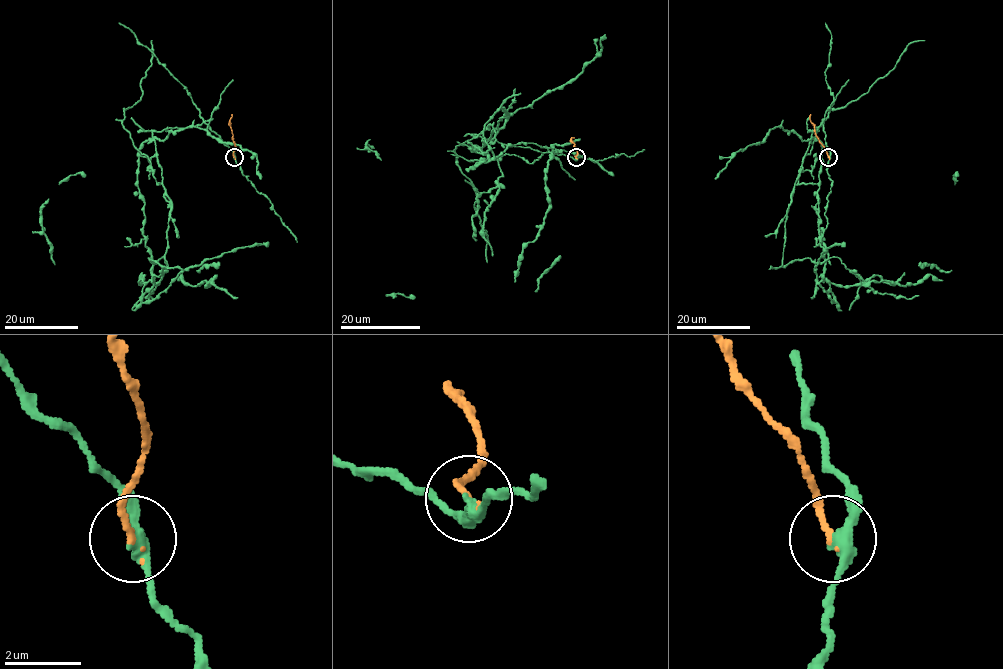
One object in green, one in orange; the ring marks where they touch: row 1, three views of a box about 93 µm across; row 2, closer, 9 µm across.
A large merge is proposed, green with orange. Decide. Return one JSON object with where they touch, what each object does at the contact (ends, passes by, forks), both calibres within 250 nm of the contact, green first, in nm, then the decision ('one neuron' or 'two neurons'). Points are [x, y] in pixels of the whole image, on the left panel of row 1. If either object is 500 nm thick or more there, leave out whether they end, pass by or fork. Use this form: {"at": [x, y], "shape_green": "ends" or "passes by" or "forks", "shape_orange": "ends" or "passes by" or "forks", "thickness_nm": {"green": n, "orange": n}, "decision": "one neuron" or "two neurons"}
{"at": [234, 157], "shape_green": "passes by", "shape_orange": "ends", "thickness_nm": {"green": 320, "orange": 160}, "decision": "two neurons"}

